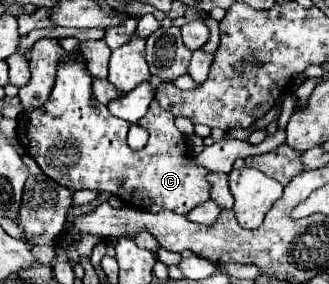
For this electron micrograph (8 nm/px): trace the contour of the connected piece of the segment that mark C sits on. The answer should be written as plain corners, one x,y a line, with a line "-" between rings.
61,63
57,71
57,81
51,91
51,99
27,115
23,113
17,119
17,139
23,149
37,161
41,171
51,177
55,183
79,191
79,189
93,189
93,191
107,191
119,197
129,207
139,207
149,213
159,213
163,209
175,211
179,215
187,215
187,211
195,209
199,203
209,199
209,183
207,183
207,169
191,163
191,155
187,149
187,139
175,127
173,115
163,111
157,101
149,105
147,115
137,123
149,131
149,141
141,151
131,151
127,145
127,131
131,123
113,117
105,105
93,101
91,93
91,75
85,69
85,63

